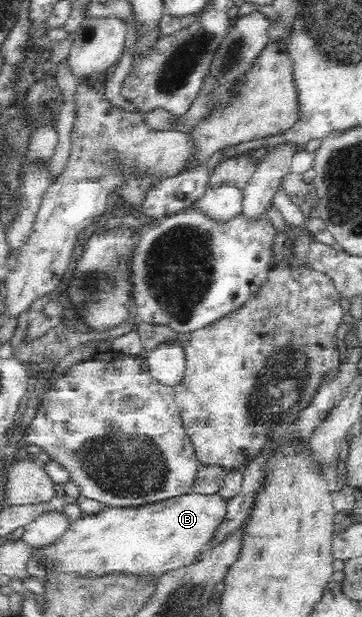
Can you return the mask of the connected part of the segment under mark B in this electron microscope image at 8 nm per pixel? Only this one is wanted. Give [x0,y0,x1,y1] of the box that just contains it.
[34,493,227,579]

